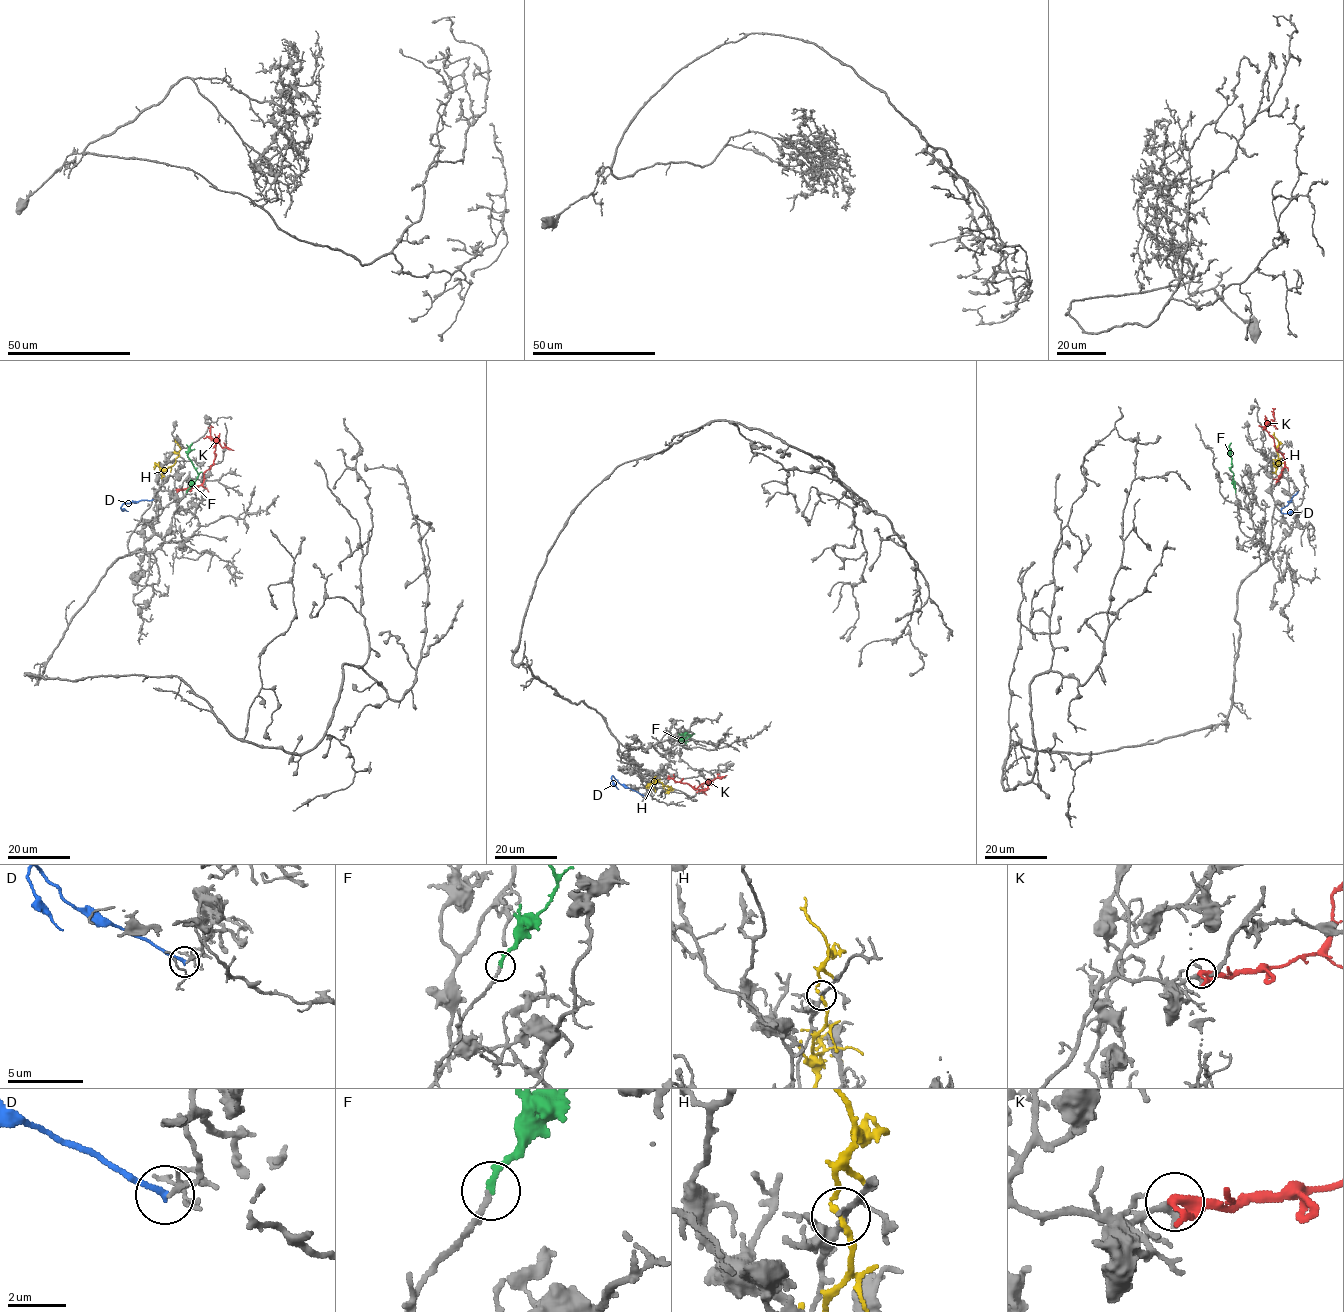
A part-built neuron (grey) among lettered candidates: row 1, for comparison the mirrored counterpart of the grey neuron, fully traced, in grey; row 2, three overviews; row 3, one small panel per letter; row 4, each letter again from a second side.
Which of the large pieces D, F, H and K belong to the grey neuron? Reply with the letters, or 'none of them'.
F, K

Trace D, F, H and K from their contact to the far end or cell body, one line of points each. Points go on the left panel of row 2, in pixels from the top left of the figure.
D: (152, 499), (125, 503), (121, 508), (128, 511)
F: (186, 492), (198, 475), (188, 455), (192, 442)
H: (175, 461), (166, 469), (156, 464), (153, 469)
K: (177, 489), (195, 487), (202, 482), (203, 474), (215, 457), (215, 442), (210, 437), (210, 428), (213, 427)

